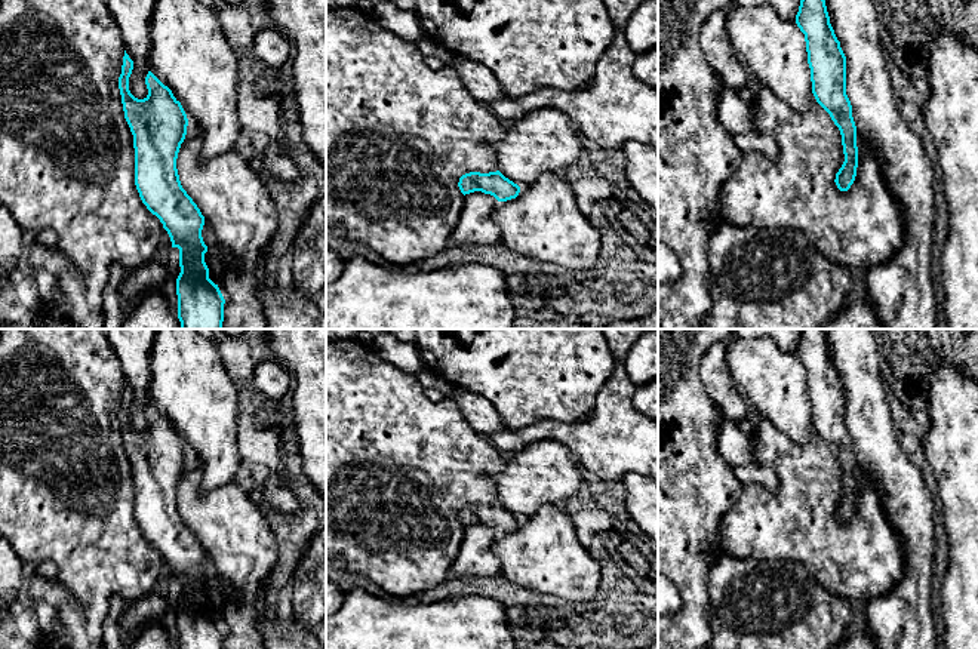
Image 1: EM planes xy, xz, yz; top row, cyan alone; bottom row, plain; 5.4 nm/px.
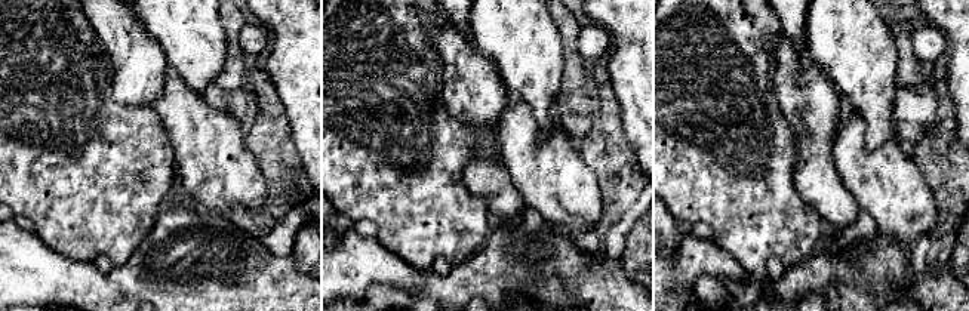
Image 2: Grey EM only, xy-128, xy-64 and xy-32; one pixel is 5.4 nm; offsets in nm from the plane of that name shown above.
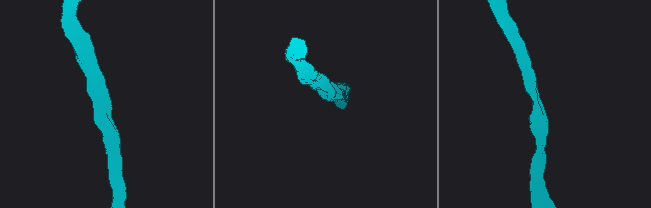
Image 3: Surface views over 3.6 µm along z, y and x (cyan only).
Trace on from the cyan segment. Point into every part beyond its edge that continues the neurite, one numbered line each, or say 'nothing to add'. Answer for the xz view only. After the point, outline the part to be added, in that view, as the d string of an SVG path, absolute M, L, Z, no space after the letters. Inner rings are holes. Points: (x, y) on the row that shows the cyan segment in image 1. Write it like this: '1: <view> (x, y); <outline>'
1: xz (543, 141); M538 108L520 119L507 122L505 133L492 142L498 170L520 188L535 184L547 172L578 163L582 154L582 138L570 127L568 117L554 108Z

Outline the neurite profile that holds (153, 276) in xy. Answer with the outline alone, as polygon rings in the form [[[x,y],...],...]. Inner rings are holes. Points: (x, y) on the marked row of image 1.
[[[151,261],[135,270],[120,287],[122,299],[142,298],[148,290],[163,290],[169,279],[178,279],[181,267],[172,273],[167,262]]]

